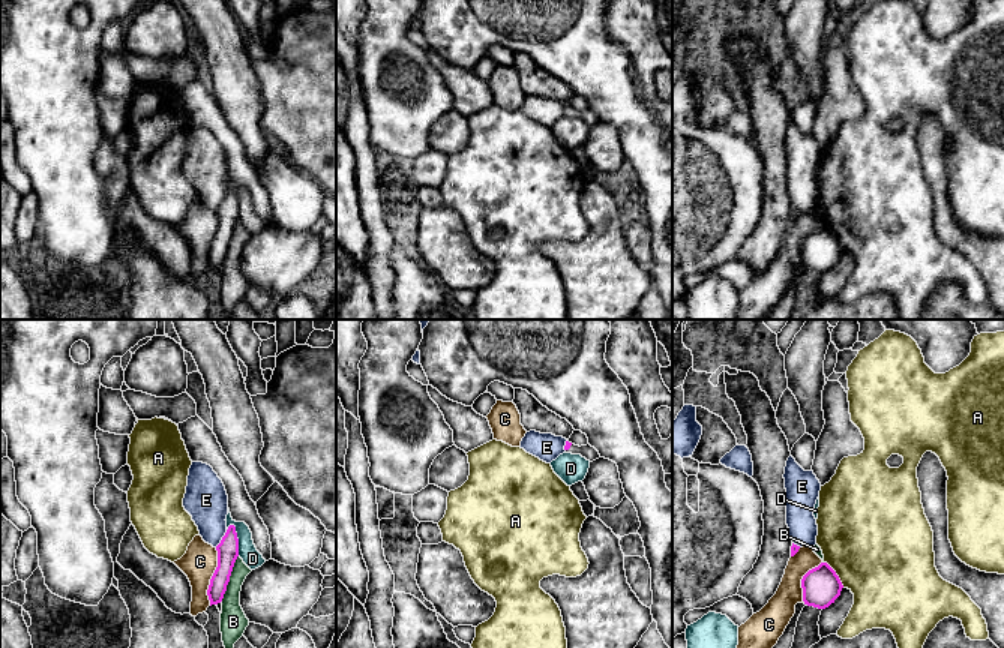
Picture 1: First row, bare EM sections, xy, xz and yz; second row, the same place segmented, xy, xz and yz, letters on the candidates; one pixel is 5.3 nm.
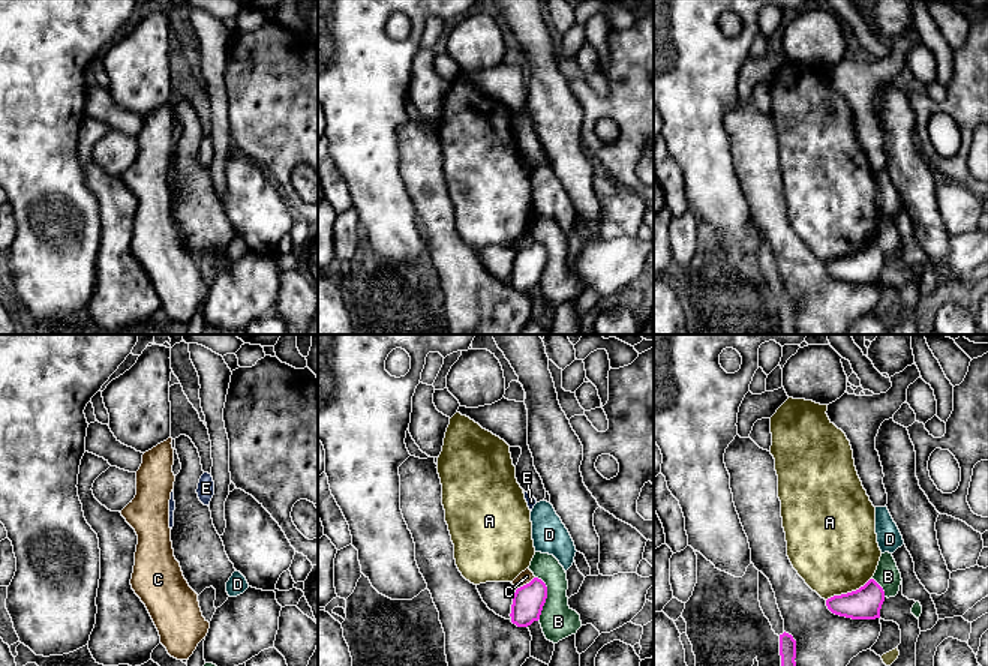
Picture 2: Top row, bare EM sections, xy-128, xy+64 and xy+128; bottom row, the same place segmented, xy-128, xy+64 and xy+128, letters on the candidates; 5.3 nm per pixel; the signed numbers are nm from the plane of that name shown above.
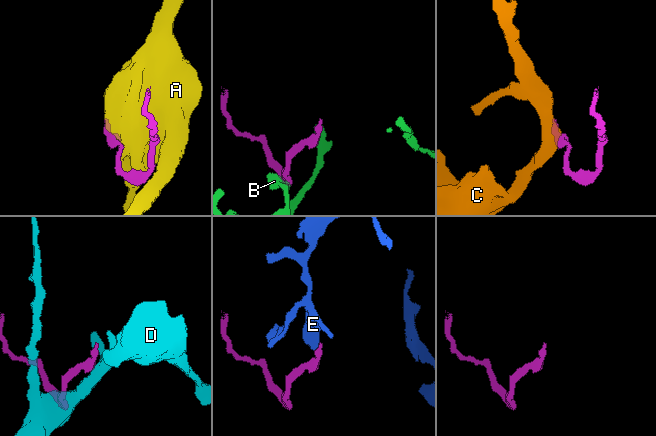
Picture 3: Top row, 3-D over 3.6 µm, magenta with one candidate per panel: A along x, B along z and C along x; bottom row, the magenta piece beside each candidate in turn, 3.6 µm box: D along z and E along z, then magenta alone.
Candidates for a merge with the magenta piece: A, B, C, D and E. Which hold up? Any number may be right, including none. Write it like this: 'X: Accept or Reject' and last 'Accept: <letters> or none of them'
A: Reject
B: Reject
C: Reject
D: Reject
E: Reject
Accept: none of them

